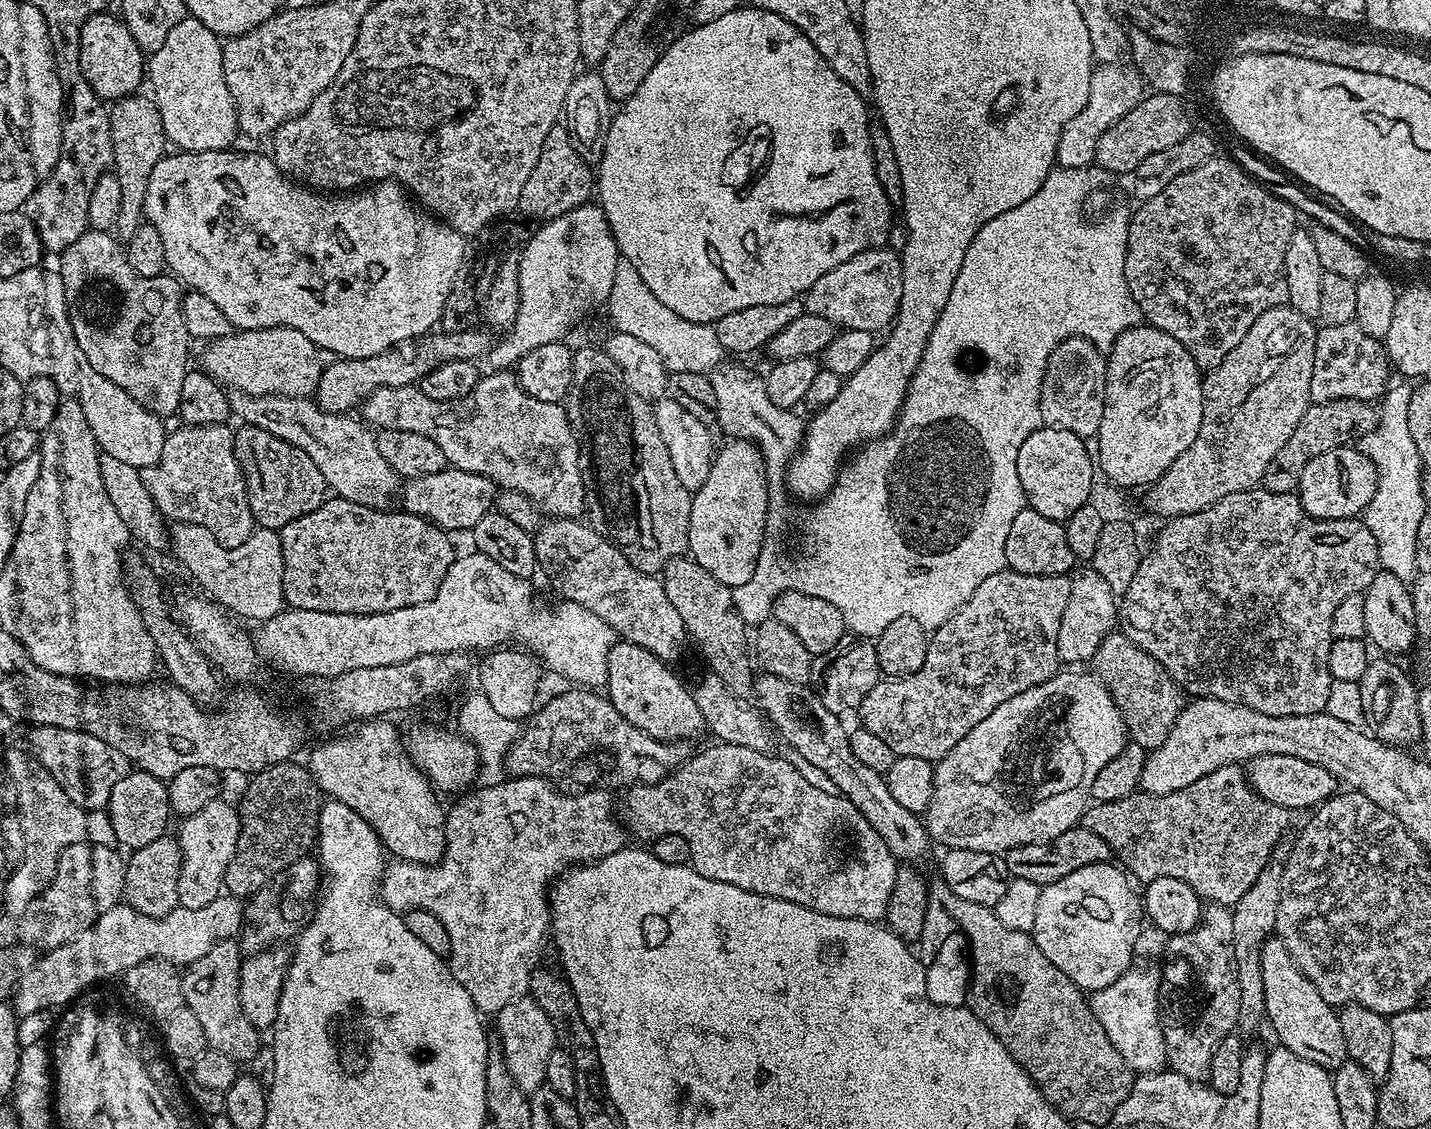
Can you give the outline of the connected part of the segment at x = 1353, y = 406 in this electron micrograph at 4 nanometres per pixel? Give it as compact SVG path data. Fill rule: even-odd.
M1366 400L1309 403L1306 414L1302 414L1298 426L1294 426L1294 434L1286 438L1282 450L1278 450L1278 454L1274 454L1273 460L1270 461L1270 466L1266 466L1266 474L1262 474L1260 484L1274 494L1296 492L1300 487L1302 470L1306 470L1306 462L1310 462L1310 458L1318 458L1318 454L1333 452L1335 448L1355 445L1364 435L1374 430L1377 421L1377 409Z

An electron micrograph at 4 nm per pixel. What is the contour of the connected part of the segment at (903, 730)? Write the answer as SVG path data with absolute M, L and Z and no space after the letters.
M1011 570L990 574L990 578L986 578L986 582L982 582L982 586L978 586L978 590L974 590L974 594L970 594L970 598L966 598L966 602L961 608L946 622L942 622L940 628L931 633L926 650L926 662L922 662L922 670L909 676L882 678L876 683L874 690L870 690L870 694L866 694L866 698L858 709L860 724L866 730L870 730L870 734L882 738L882 742L886 742L886 746L890 746L890 750L894 750L897 757L909 756L933 762L942 759L946 754L950 754L950 750L954 750L954 746L958 746L958 742L962 742L962 738L966 738L966 734L970 734L970 730L974 730L974 726L978 726L978 722L982 722L982 718L986 718L986 714L994 714L994 710L998 710L998 706L1002 706L1002 702L1010 702L1010 698L1014 698L1014 694L1022 694L1022 690L1030 690L1030 686L1038 686L1056 675L1058 665L1061 663L1058 654L1058 626L1062 626L1062 610L1066 610L1066 602L1069 598L1070 579L1068 576L1018 574Z

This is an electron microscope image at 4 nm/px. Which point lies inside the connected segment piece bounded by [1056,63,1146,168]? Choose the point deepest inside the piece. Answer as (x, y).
(1114, 90)

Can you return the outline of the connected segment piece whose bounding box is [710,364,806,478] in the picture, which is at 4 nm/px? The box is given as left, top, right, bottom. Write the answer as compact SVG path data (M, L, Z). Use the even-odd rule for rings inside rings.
M724 364L710 379L714 386L714 394L718 394L718 414L716 424L728 435L737 440L751 440L762 454L764 469L768 477L776 476L776 463L787 461L794 450L804 443L806 431L805 417L795 416L790 408L779 408L770 402L770 394L766 394L766 382L761 373L751 372L740 364Z

